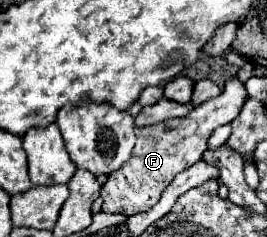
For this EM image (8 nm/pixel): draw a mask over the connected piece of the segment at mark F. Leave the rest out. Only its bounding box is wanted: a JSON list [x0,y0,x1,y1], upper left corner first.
[101,78,245,216]

